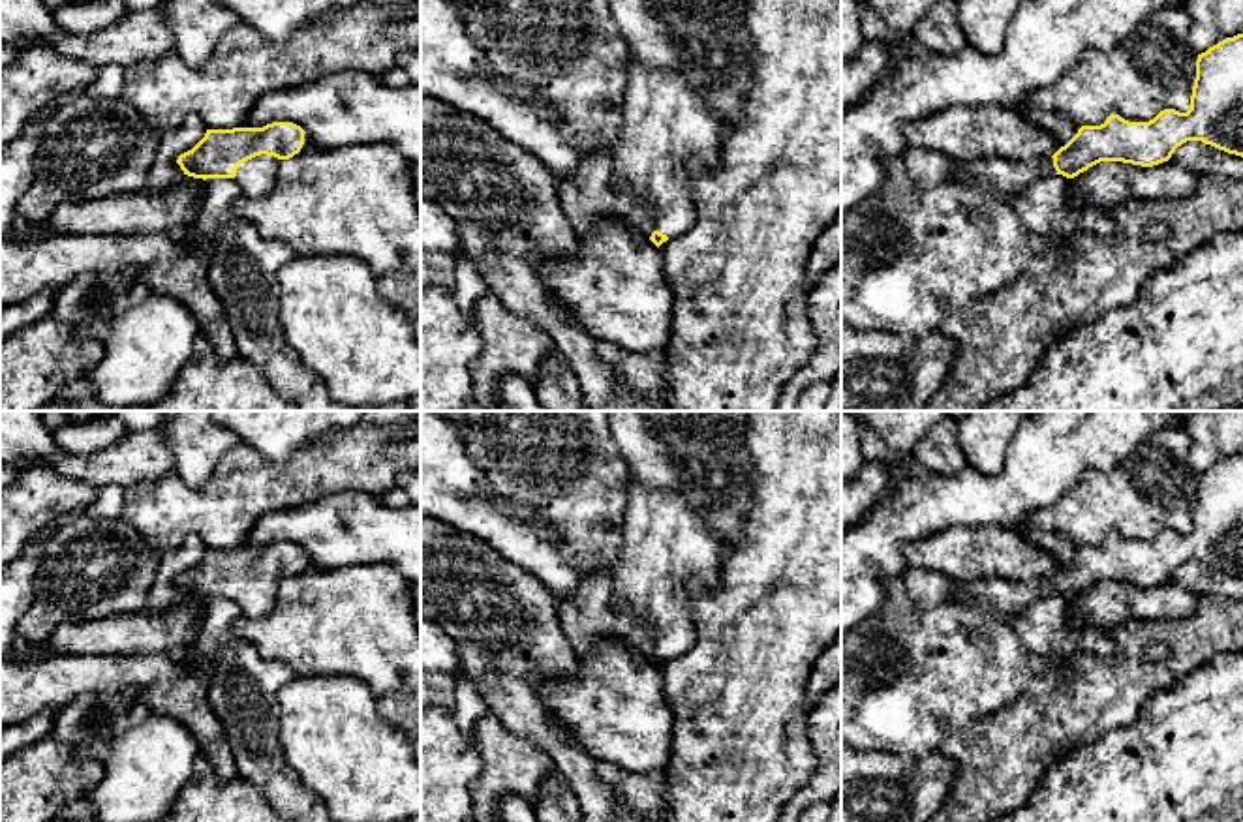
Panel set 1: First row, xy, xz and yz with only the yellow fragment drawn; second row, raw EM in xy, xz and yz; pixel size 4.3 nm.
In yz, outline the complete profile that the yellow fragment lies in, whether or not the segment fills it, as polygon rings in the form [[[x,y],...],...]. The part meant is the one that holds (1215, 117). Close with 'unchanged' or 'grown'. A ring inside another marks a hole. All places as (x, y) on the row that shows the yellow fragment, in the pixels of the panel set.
[[[1243,34],[1226,38],[1198,54],[1187,113],[1164,109],[1149,122],[1128,122],[1110,114],[1100,126],[1082,126],[1050,158],[952,161],[952,175],[1010,201],[1014,193],[1044,176],[1074,178],[1100,161],[1159,165],[1187,141],[1202,141],[1243,158]]]; grown

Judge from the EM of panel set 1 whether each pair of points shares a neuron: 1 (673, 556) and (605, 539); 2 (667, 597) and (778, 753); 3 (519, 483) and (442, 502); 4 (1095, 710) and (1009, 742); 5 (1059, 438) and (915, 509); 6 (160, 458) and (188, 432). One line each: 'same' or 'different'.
1: different
2: different
3: different
4: same
5: same
6: different

